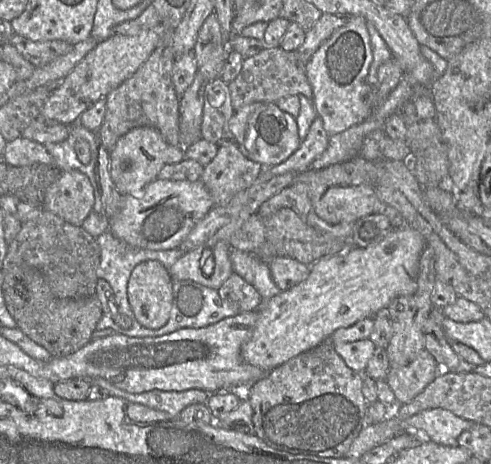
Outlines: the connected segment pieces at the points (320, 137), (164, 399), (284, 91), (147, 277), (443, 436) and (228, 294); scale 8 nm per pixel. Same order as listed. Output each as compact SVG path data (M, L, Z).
M317 116L299 148L280 164L264 168L258 177L261 181L267 183L275 176L290 172L302 173L308 170L312 162L326 150L329 137L323 127L321 118Z
M93 378L91 384L97 384L104 388L110 396L116 396L128 401L145 405L155 410L177 417L187 406L196 403L206 403L210 394L200 389L188 389L184 391L164 391L153 389L142 393L131 393L122 390L104 378Z
M265 47L259 54L244 59L241 72L228 87L235 111L252 103L276 103L281 98L298 94L313 102L312 88L296 53L279 47Z
M155 260L135 266L128 280L127 295L137 321L149 329L164 326L172 307L172 278Z
M444 408L426 409L402 421L402 433L415 433L419 438L426 438L437 444L455 447L458 446L458 437L465 431L470 429L474 424L472 420L464 419L457 416L450 410Z
M234 272L217 291L220 298L238 313L257 310L263 302L258 291Z

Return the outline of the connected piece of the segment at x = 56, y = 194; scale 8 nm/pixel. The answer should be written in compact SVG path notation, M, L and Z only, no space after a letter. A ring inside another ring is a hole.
M78 170L61 172L46 190L43 208L75 226L81 226L93 210L94 189Z

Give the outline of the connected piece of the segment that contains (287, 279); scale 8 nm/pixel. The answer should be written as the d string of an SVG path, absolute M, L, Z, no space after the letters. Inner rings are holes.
M286 256L272 258L267 264L271 277L281 291L289 290L306 280L310 266Z

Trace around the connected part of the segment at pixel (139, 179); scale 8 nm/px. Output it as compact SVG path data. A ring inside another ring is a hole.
M149 126L137 127L122 136L110 152L109 171L122 197L139 194L150 182L157 179L165 165L176 164L186 158L185 149L168 144L160 132Z

